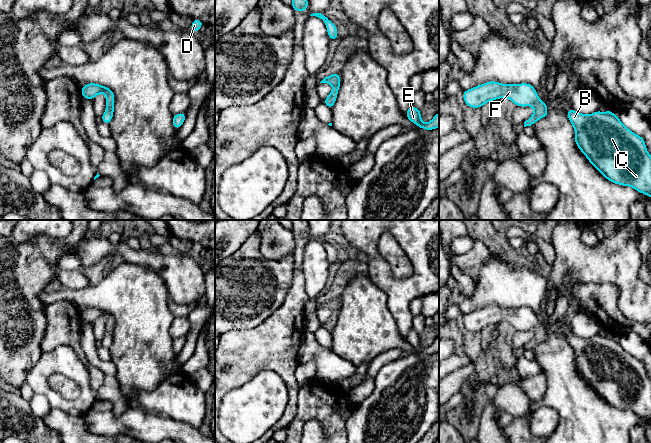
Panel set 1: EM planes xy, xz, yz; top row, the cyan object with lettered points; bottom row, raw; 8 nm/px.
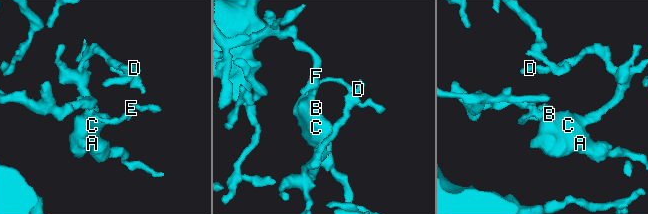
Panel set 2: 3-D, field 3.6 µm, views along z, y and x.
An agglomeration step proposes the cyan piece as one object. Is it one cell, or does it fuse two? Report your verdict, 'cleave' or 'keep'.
keep

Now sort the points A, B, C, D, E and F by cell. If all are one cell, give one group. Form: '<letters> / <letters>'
A B C D E F

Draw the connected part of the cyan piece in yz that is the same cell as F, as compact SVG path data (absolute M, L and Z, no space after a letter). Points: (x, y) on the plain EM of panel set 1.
M489 305L463 315L463 324L471 332L481 332L485 327L499 322L508 322L519 331L534 331L534 337L524 346L524 351L534 349L539 343L548 340L546 327L529 307L511 309Z

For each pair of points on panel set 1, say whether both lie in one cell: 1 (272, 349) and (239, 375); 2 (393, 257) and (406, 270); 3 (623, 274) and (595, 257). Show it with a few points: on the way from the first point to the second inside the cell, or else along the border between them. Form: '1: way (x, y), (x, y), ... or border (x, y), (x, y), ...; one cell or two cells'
1: way (264, 350), (247, 367); one cell
2: way (396, 260), (403, 267); one cell
3: way (616, 273), (606, 263), (602, 263); one cell

